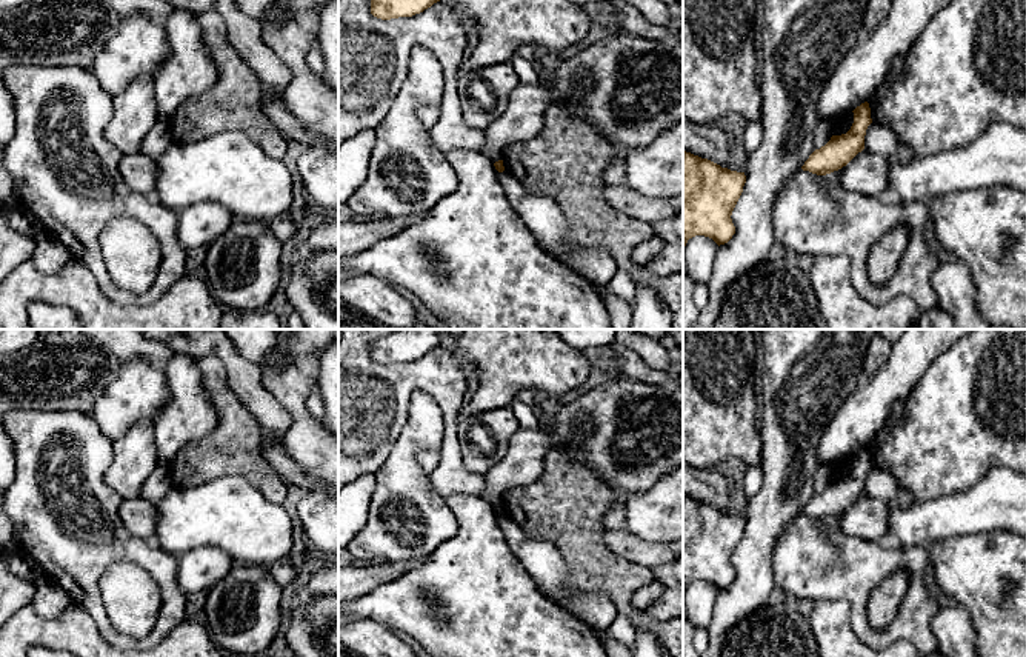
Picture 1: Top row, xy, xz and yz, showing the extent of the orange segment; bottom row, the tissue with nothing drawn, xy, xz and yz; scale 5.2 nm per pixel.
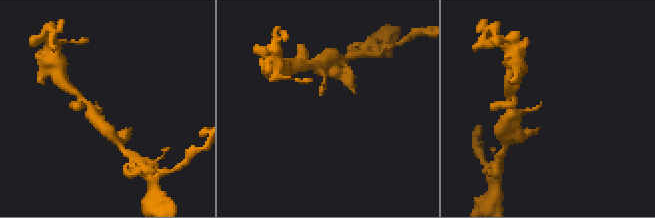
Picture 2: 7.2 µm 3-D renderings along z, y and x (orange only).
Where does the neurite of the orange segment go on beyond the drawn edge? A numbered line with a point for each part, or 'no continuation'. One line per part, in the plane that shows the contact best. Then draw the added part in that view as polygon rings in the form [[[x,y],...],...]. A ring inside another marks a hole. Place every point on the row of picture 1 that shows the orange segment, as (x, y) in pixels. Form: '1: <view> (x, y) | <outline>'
no continuation

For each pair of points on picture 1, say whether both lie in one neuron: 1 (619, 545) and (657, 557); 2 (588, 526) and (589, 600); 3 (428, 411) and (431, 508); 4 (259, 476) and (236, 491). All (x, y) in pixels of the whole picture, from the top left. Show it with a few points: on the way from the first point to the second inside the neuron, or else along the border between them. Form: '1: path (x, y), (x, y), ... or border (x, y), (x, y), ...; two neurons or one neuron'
1: path (628, 546), (648, 554); one neuron
2: border (583, 590), (603, 591), (619, 613); two neurons
3: path (416, 436), (408, 443), (408, 483); one neuron
4: border (213, 479), (240, 474), (269, 500), (277, 503); two neurons

